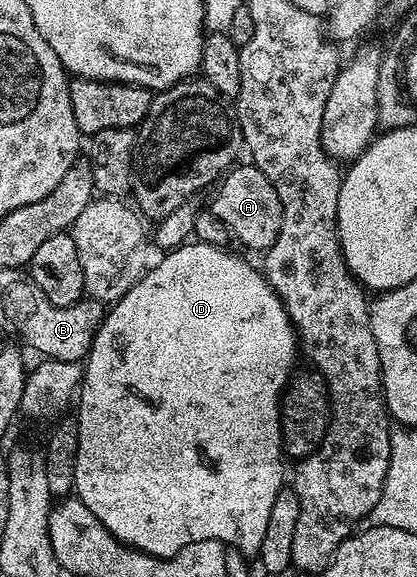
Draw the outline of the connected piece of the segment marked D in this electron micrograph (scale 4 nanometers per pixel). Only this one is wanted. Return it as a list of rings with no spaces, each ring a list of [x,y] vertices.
[[[190,240],[184,246],[178,246],[175,250],[170,250],[164,255],[165,258],[158,264],[154,270],[146,269],[144,273],[137,279],[137,283],[127,291],[119,301],[112,303],[108,307],[105,319],[101,322],[101,327],[97,330],[97,335],[91,348],[89,349],[89,357],[84,359],[83,373],[81,375],[81,383],[79,387],[79,398],[81,396],[81,414],[79,413],[79,452],[75,460],[75,487],[76,497],[83,500],[83,504],[87,504],[87,508],[91,508],[91,512],[95,512],[95,516],[110,532],[127,546],[133,546],[136,550],[141,550],[145,554],[150,554],[152,558],[170,558],[175,556],[175,552],[179,552],[187,544],[195,544],[199,540],[219,540],[224,542],[226,547],[238,550],[246,556],[260,555],[261,545],[263,544],[263,536],[267,533],[267,519],[271,516],[271,508],[275,505],[275,496],[279,496],[279,492],[286,485],[287,470],[285,474],[285,466],[281,463],[283,459],[283,451],[281,449],[281,399],[295,373],[293,365],[297,362],[297,354],[299,358],[299,343],[297,340],[297,331],[294,330],[292,322],[289,320],[289,313],[285,310],[285,305],[281,302],[281,297],[277,291],[271,288],[271,284],[266,280],[264,273],[260,269],[257,270],[245,258],[240,258],[237,254],[232,254],[232,249],[222,248],[220,246],[212,246],[206,242],[198,242]]]

